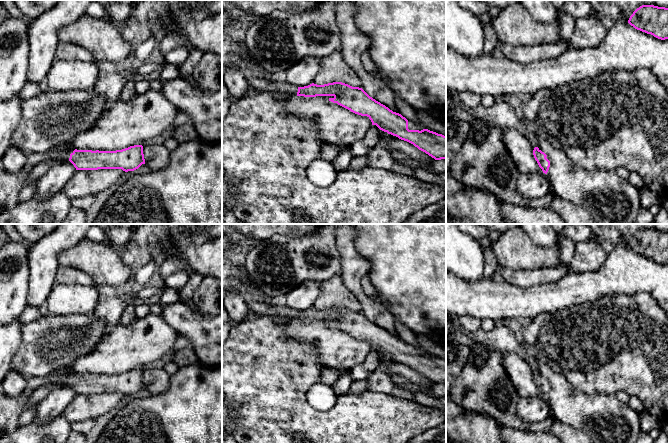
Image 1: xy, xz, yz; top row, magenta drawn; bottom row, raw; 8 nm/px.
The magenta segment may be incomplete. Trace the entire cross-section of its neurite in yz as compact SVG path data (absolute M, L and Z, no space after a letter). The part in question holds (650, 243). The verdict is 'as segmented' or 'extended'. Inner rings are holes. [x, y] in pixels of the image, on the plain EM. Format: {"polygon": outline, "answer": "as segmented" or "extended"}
{"polygon": "M642 229L633 236L628 247L658 263L668 263L668 232Z", "answer": "as segmented"}

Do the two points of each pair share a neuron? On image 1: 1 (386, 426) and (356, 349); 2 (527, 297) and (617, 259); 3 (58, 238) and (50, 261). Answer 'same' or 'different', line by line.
1: different
2: same
3: same

